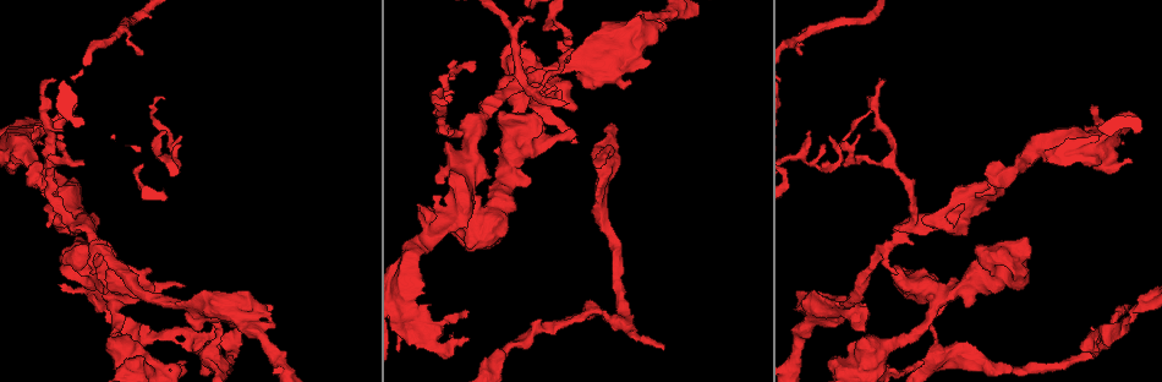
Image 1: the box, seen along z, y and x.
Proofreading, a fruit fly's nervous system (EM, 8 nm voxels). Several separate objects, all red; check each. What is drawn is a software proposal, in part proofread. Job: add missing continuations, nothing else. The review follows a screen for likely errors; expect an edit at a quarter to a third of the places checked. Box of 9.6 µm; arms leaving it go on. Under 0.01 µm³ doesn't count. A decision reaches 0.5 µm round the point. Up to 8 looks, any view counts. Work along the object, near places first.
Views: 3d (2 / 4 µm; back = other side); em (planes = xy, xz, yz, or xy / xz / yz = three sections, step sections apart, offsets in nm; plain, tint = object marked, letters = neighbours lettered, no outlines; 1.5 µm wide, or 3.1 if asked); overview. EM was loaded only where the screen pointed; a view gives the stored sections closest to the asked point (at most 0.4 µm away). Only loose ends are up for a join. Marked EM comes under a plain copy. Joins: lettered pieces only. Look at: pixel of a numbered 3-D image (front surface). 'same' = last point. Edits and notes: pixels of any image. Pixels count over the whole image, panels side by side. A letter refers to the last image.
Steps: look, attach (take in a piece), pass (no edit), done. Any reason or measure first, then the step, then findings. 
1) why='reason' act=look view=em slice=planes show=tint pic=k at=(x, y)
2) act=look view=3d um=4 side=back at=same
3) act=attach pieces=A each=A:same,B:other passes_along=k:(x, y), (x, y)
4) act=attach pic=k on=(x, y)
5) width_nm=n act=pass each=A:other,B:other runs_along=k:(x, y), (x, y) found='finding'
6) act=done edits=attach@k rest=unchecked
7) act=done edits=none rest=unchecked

why='tapers out' act=look view=em slice=planes show=letters pic=1 at=(664, 348)

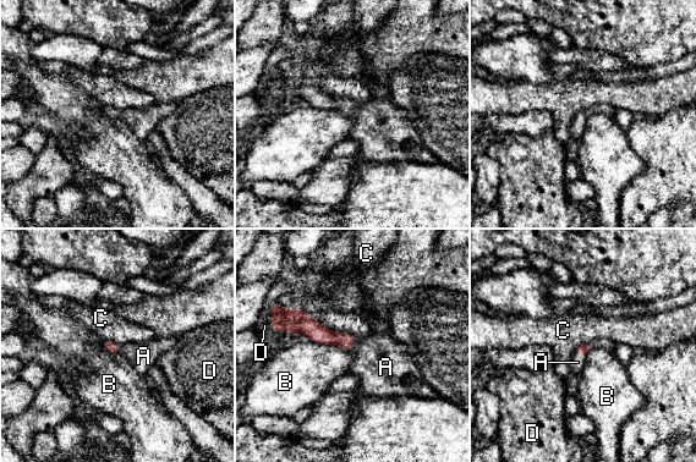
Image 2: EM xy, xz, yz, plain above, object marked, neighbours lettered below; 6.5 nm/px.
act=attach pieces=A each=A:same,B:other,C:other,D:other passes_along=2:(318, 333), (354, 345), (384, 366) found='it goes on there'

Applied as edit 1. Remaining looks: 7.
why='see it whole again' act=look view=overview

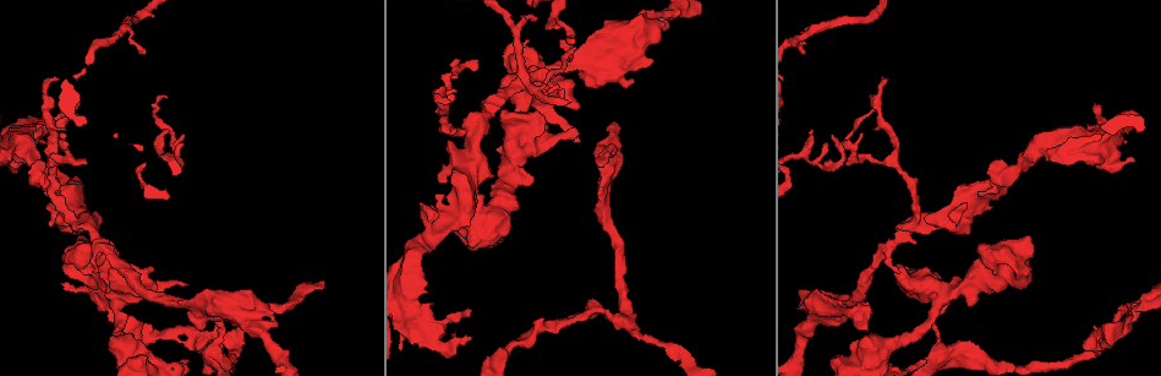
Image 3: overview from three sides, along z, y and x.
why='an open end' act=look view=3d um=4 pic=3 at=(578, 131)

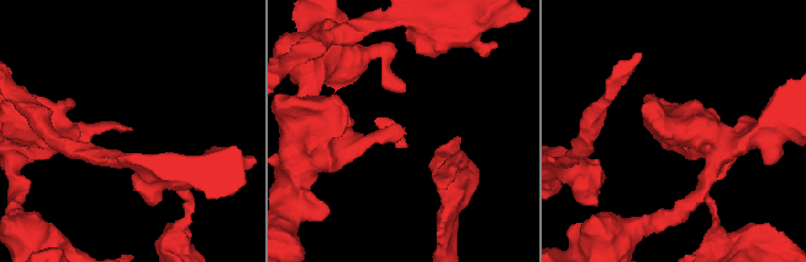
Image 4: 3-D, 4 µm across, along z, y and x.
why='need the tissue' act=look view=em slice=xy step=8 show=tint pic=4 at=(402, 129)

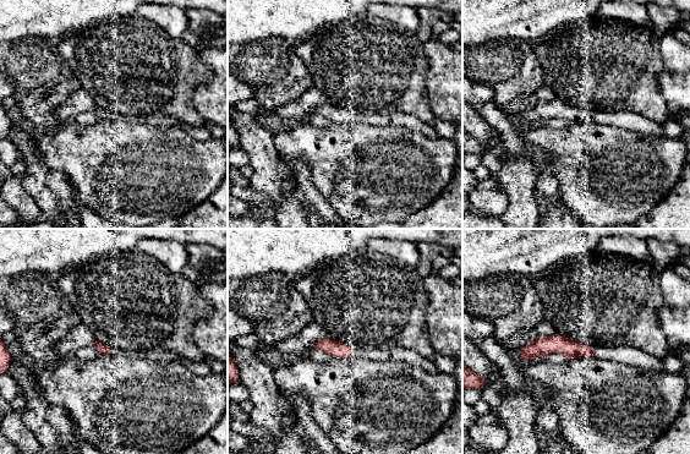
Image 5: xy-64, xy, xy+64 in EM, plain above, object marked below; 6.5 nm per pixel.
act=look view=em slice=planes show=letters at=same

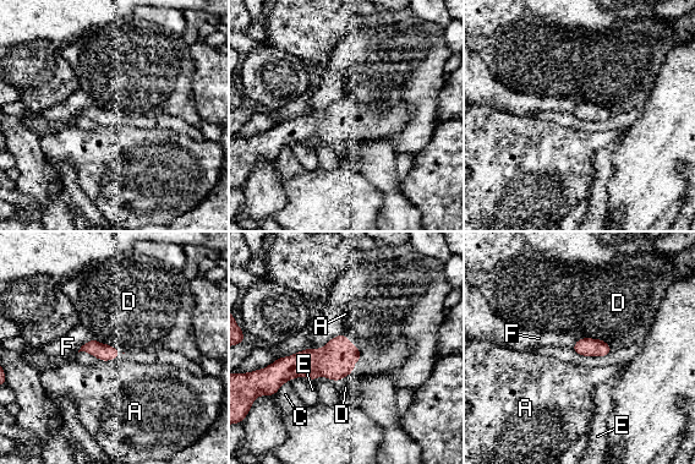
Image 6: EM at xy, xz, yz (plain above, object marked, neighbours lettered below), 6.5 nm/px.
act=pass each=A:other,C:other,D:other,E:other,F:other border=6:(584, 337), (602, 339), (612, 349) found='no lettered piece goes on from it'

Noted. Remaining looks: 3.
why='branch stops here' act=look view=em slice=planes show=tint pic=3 at=(465, 144)

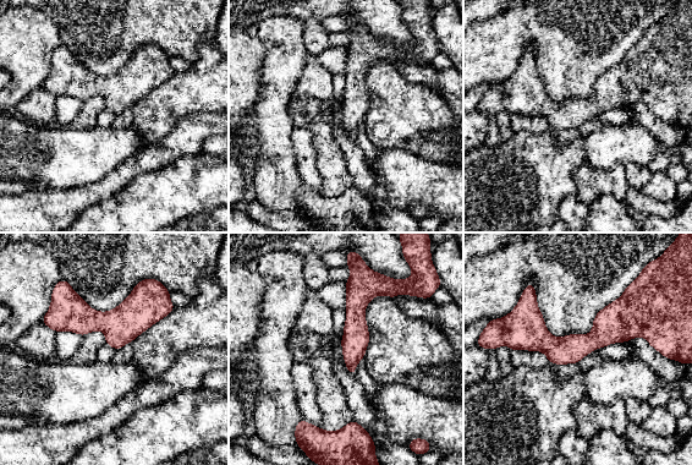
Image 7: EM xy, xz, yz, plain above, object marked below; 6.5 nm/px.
act=look view=em slice=planes show=letters at=same

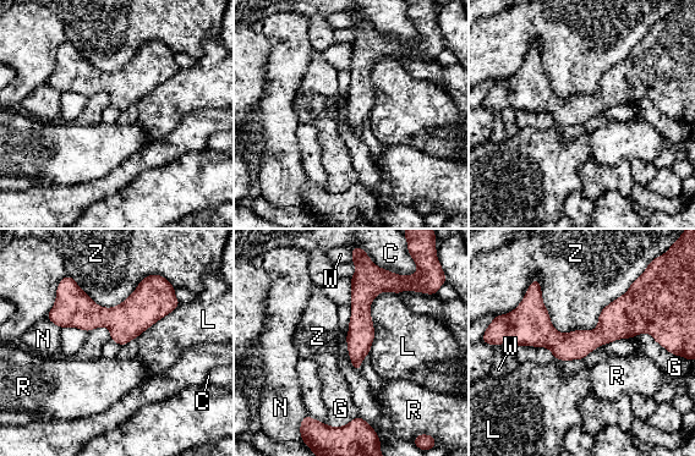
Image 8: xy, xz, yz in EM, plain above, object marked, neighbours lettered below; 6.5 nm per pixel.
width_nm=180 act=pass each=C:other,G:other,L:other,N:other,R:other,W:other,Z:other runs_along=8:(651, 328), (611, 327), (590, 340), (508, 333) found='none of them fits'

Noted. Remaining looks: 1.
act=done edits=attach@2 rest=unchecked

